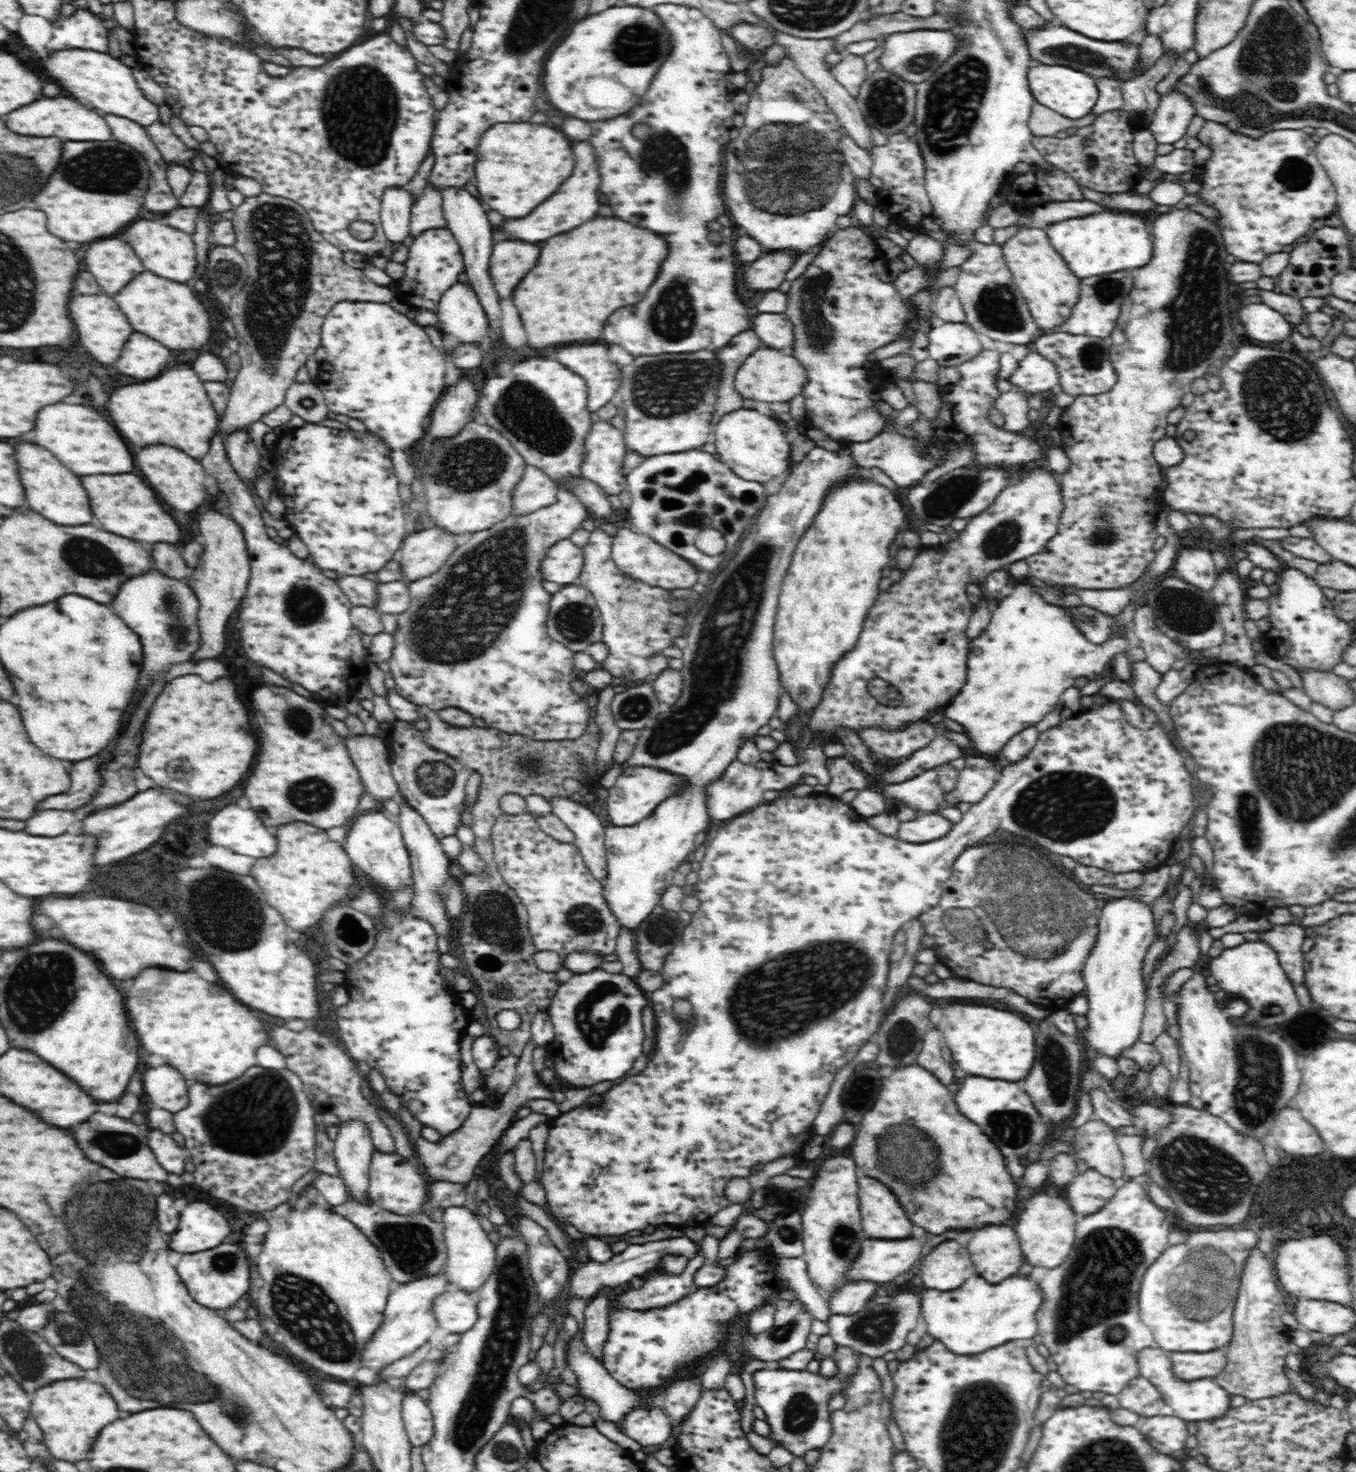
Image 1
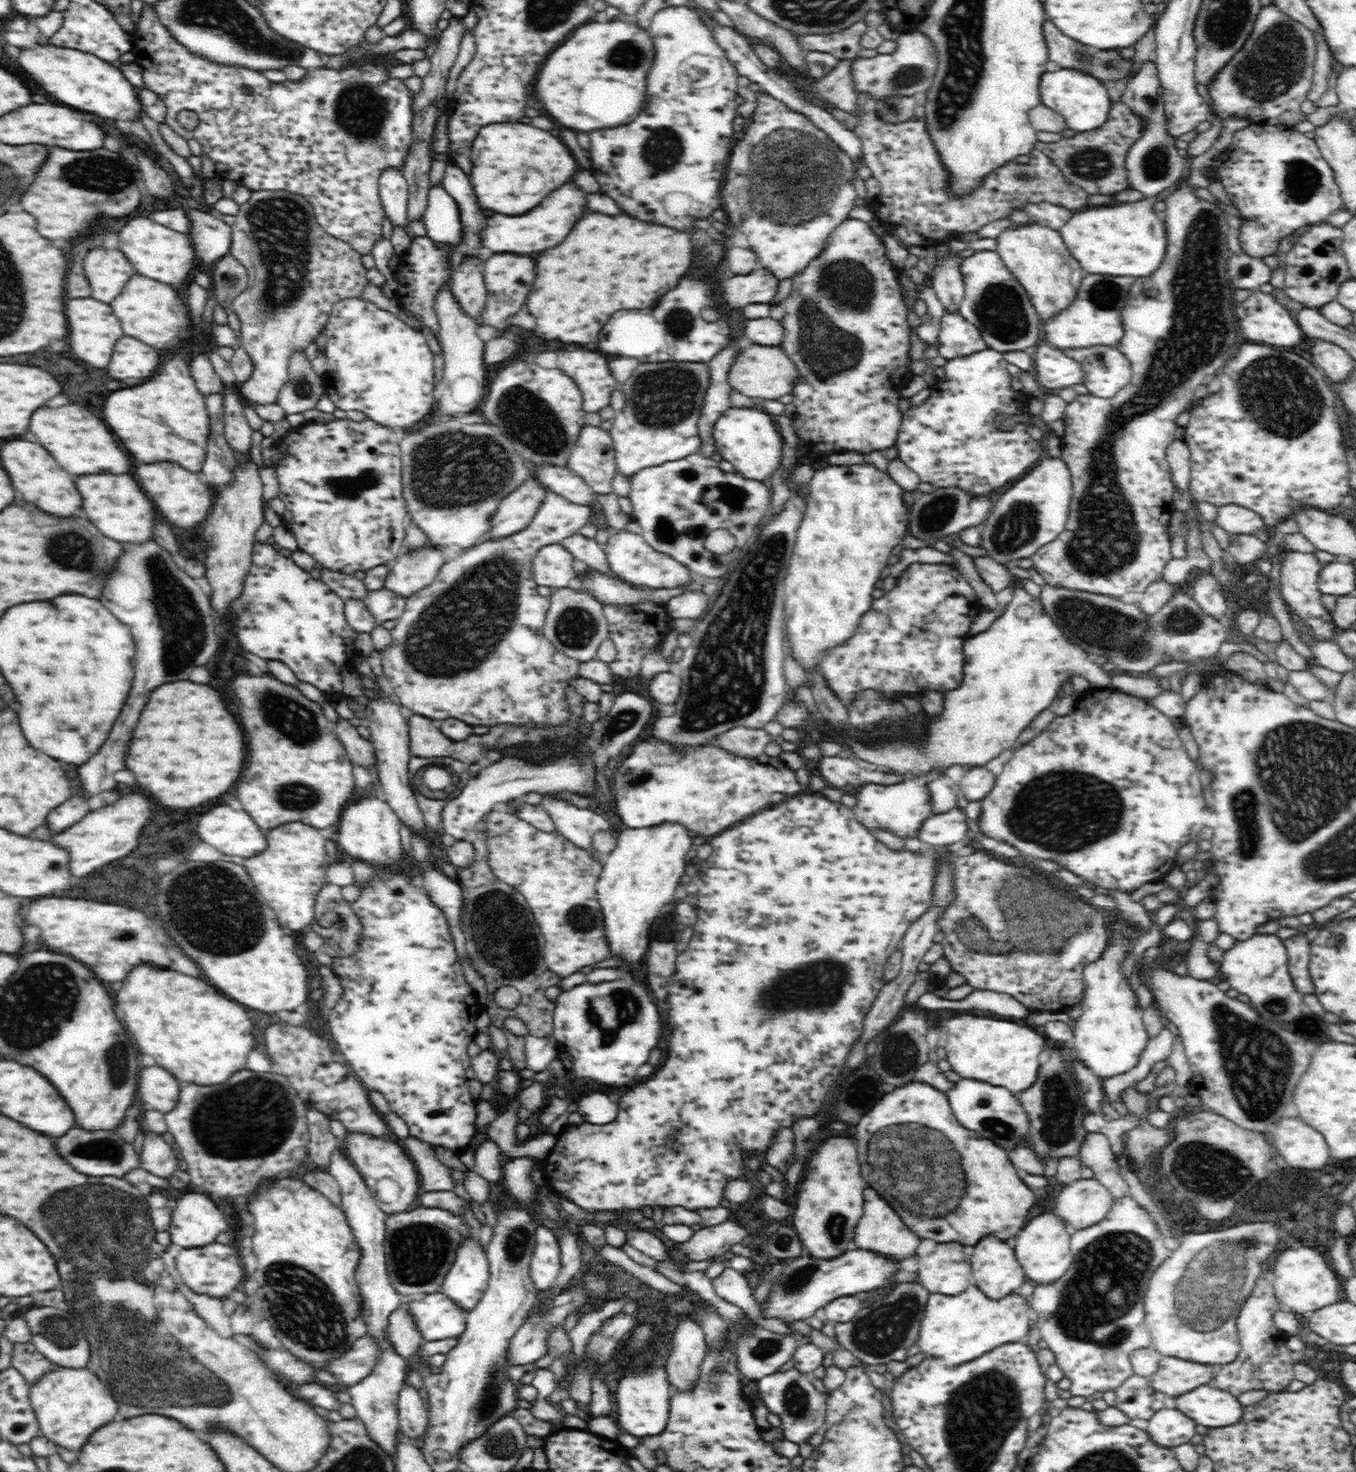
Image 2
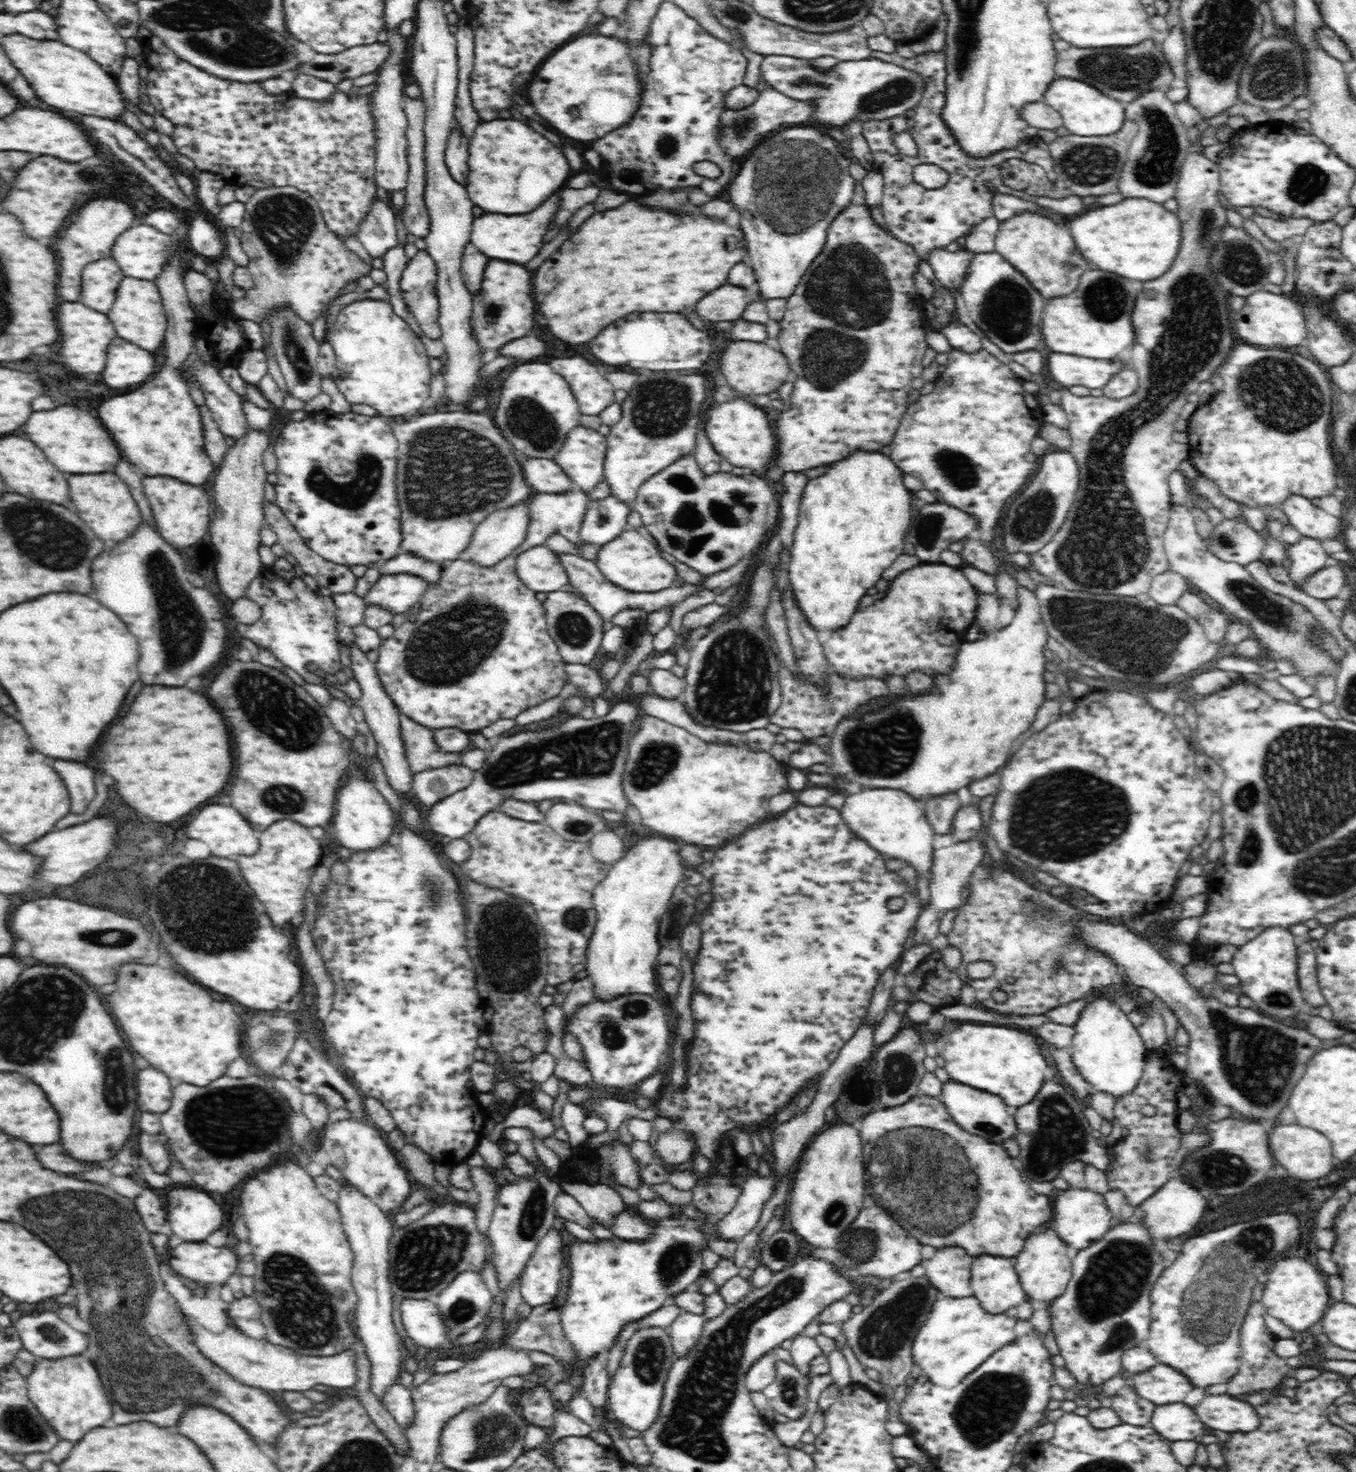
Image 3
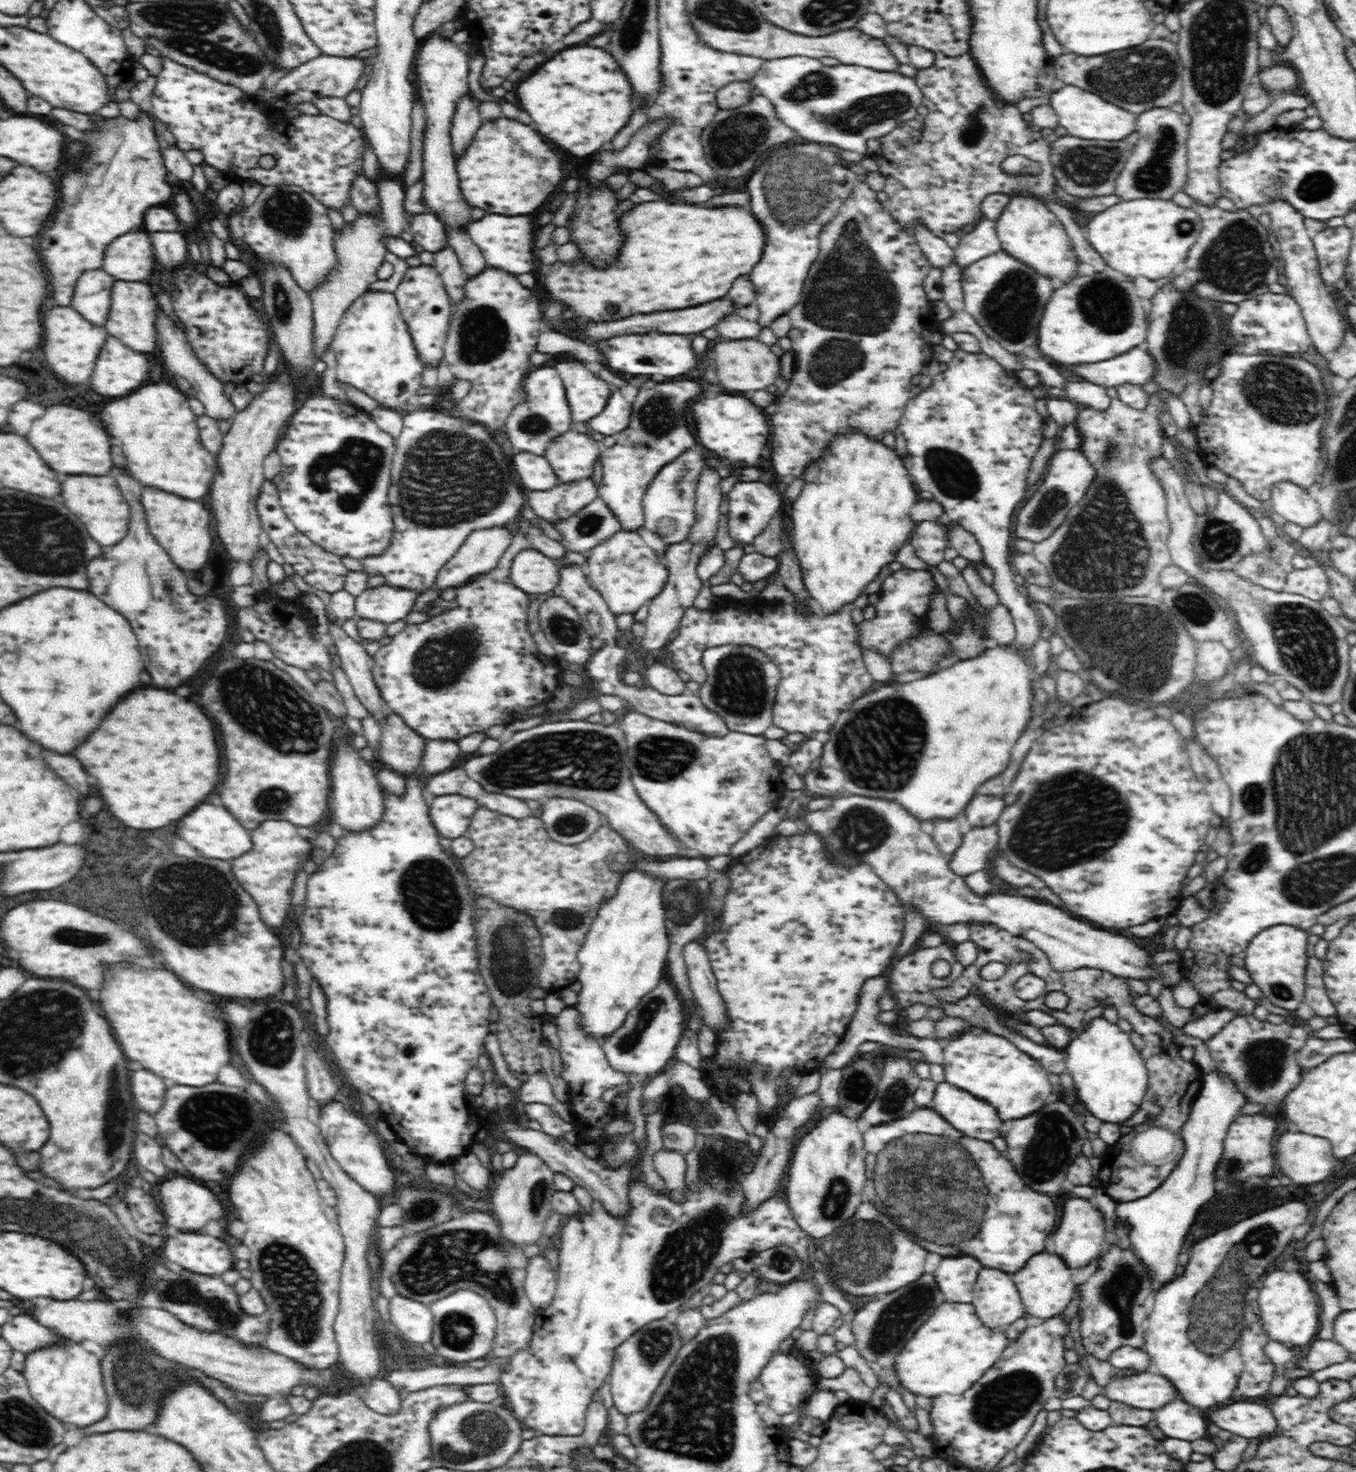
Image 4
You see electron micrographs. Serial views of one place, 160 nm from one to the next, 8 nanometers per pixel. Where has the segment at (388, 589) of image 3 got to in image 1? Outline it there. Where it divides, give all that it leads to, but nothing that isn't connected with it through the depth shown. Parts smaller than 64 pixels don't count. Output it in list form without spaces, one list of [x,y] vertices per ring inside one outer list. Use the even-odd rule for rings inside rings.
[[[430,527],[406,538],[401,544],[402,558],[397,562],[399,580],[408,585],[438,572],[456,550],[454,537],[439,528]]]

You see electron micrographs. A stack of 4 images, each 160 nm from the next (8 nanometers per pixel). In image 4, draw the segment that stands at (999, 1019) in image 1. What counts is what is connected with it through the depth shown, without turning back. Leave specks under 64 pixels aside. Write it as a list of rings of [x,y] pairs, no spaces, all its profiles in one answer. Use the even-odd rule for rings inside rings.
[[[982,1032],[982,1034],[965,1033],[962,1038],[956,1038],[956,1040],[948,1042],[948,1046],[943,1048],[941,1065],[943,1066],[946,1082],[964,1092],[969,1092],[970,1095],[975,1096],[978,1100],[988,1103],[993,1110],[998,1112],[998,1118],[1002,1122],[1020,1120],[1026,1118],[1026,1116],[1032,1116],[1034,1112],[1038,1112],[1046,1106],[1048,1098],[1054,1092],[1050,1085],[1052,1078],[1048,1077],[1049,1072],[1043,1066],[1032,1060],[1030,1056],[1020,1052],[1009,1040],[987,1032]]]

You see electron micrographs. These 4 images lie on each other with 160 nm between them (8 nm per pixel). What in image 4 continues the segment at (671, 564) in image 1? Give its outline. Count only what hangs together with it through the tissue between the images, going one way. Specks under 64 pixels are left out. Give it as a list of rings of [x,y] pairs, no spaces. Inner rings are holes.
[[[621,531],[591,548],[583,567],[591,586],[604,598],[610,612],[620,616],[634,614],[660,594],[669,575],[662,562],[663,559],[644,542],[640,534]]]

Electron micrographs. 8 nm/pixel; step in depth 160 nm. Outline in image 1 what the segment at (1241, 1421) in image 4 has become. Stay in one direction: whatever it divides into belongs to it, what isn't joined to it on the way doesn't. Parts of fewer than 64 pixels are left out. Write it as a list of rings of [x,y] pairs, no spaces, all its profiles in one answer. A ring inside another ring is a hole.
[[[1156,1345],[1144,1348],[1143,1352],[1138,1352],[1136,1365],[1139,1369],[1139,1375],[1152,1381],[1158,1387],[1167,1406],[1167,1411],[1185,1421],[1203,1423],[1223,1419],[1228,1410],[1232,1408],[1231,1394],[1216,1384],[1214,1379],[1204,1378],[1187,1383],[1177,1380],[1171,1371],[1172,1364],[1168,1352],[1161,1350]]]

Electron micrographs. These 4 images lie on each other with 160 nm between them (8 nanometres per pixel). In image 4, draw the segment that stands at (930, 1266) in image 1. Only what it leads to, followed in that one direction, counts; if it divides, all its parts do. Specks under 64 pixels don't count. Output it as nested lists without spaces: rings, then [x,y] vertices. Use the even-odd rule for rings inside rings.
[[[974,1257],[944,1258],[933,1275],[938,1280],[940,1291],[946,1296],[946,1302],[972,1304],[982,1268],[983,1265]]]

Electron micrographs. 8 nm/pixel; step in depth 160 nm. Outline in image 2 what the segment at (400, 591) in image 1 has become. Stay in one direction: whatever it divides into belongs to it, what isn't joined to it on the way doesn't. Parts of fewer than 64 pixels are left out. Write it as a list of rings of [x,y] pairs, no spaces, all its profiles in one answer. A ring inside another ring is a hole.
[[[385,588],[367,592],[363,601],[374,620],[377,620],[378,623],[399,619],[406,608],[406,598],[396,596],[396,594]]]

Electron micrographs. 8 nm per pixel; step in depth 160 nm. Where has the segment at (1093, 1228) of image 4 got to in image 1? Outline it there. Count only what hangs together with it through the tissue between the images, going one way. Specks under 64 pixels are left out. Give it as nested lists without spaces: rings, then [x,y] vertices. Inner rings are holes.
[[[1090,1168],[1059,1191],[1072,1213],[1086,1217],[1100,1213],[1116,1194],[1117,1187],[1112,1180]]]

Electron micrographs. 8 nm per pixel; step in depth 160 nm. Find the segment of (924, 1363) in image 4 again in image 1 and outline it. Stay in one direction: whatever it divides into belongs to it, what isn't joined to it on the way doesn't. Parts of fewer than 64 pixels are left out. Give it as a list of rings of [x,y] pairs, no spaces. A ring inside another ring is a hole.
[[[979,1274],[956,1291],[928,1289],[921,1293],[921,1298],[923,1331],[957,1356],[978,1355],[1008,1341],[1026,1340],[1029,1343],[1037,1334],[1035,1312],[1044,1300],[1032,1279],[1017,1275],[1003,1284],[990,1285]]]

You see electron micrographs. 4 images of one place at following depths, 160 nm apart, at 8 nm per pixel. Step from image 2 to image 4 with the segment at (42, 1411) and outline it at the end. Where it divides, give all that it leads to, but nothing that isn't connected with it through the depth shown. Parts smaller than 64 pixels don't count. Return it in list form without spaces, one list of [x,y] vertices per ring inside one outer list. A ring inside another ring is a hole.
[[[60,1336],[60,1339],[25,1354],[21,1373],[27,1380],[36,1402],[64,1424],[85,1427],[102,1420],[108,1412],[102,1360],[82,1344]]]

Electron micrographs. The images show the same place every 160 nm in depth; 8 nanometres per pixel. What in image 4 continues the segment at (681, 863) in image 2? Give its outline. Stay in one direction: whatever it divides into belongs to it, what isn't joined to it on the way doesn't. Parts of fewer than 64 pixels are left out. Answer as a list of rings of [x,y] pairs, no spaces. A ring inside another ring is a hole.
[[[636,869],[622,875],[618,894],[600,908],[577,954],[580,968],[577,980],[582,983],[577,1002],[573,1005],[577,1013],[577,1026],[586,1038],[595,1039],[598,1043],[603,1043],[604,1039],[622,1028],[628,1014],[640,1004],[640,999],[652,992],[658,986],[660,977],[666,974],[669,938],[664,925],[666,910],[661,893],[666,881],[650,879]]]

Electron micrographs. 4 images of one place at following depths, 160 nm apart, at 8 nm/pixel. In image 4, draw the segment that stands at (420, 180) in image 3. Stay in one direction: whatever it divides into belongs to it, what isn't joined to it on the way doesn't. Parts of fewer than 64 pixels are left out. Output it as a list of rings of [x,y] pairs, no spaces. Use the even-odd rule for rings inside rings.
[[[420,213],[412,218],[409,228],[414,244],[420,244],[426,252],[438,255],[447,246],[447,236],[442,220],[433,213]]]

